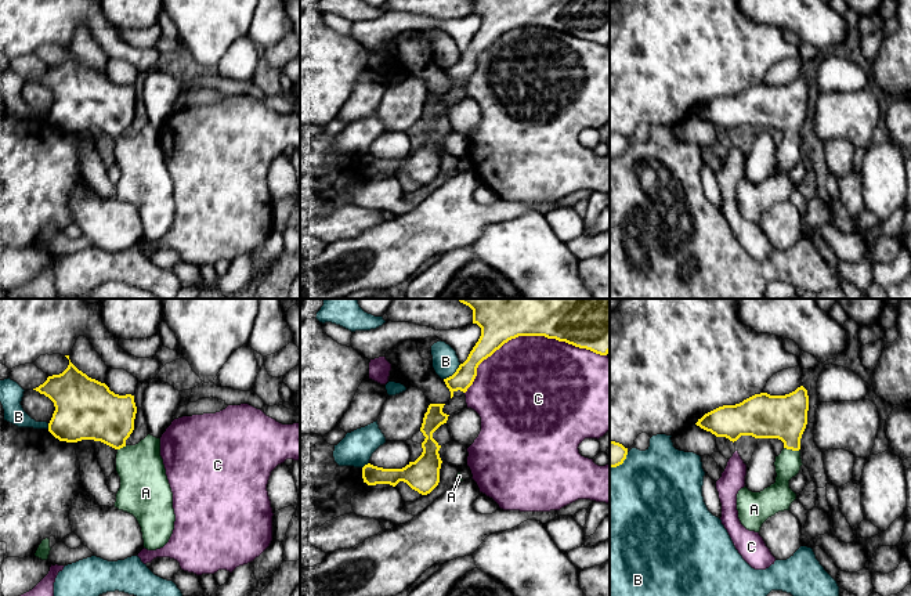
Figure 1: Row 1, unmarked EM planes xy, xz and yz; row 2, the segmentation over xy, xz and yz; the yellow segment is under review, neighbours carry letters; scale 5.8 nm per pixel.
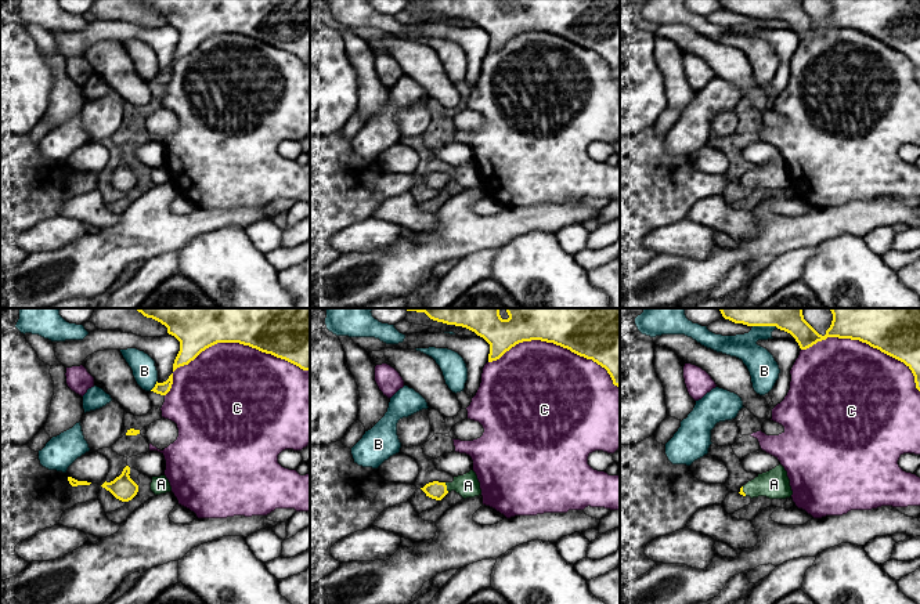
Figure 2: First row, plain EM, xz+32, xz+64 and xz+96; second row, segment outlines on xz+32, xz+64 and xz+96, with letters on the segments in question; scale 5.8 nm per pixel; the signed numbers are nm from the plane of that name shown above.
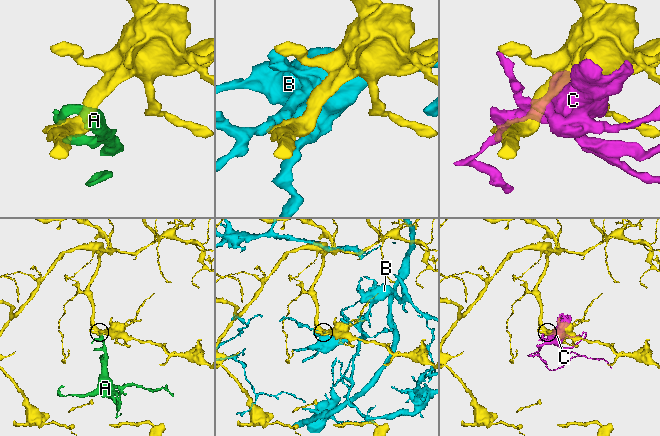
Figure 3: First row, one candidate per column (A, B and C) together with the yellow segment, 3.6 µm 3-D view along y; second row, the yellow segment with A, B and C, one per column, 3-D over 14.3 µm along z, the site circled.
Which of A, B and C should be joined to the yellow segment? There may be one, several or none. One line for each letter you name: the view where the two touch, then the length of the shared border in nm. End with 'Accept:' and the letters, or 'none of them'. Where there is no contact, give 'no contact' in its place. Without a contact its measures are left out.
A: meets yellow in yz; contact 90 nm long
Accept: A

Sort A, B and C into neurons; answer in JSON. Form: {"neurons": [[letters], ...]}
{"neurons": [["A"], ["B"], ["C"]]}

